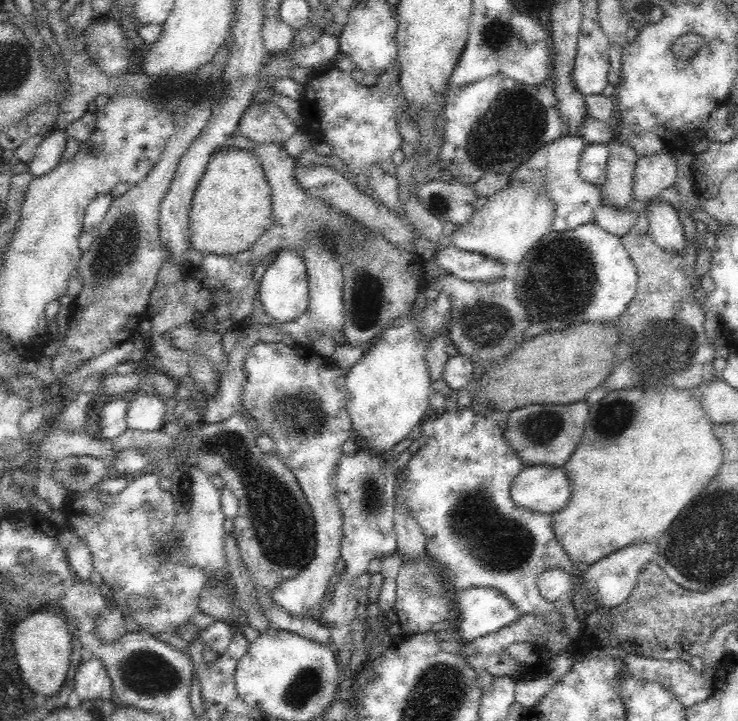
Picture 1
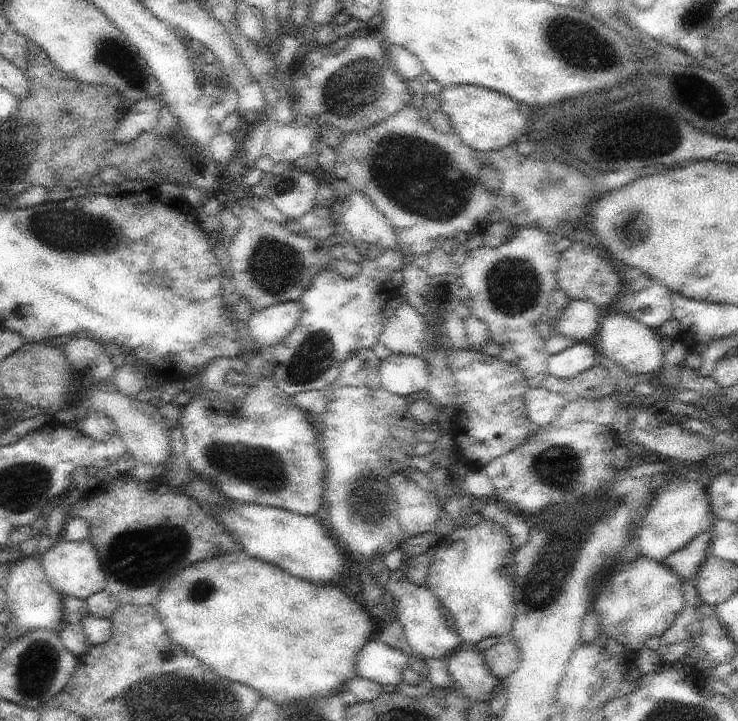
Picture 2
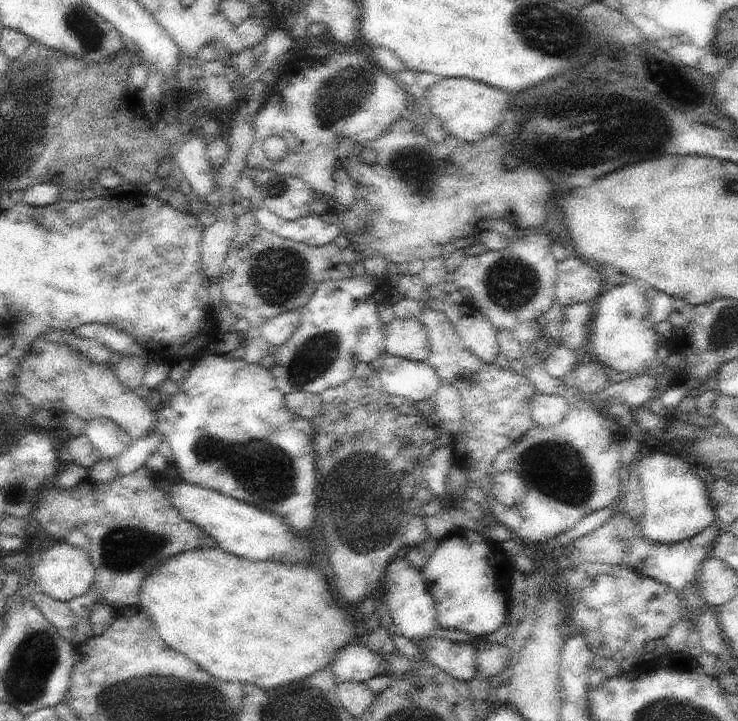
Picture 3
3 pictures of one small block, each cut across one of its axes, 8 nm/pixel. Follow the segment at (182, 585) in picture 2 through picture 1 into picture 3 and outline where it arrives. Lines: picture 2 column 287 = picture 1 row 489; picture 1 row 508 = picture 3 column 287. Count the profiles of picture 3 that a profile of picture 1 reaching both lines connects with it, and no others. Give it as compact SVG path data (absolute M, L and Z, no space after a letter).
M218 546L209 549L185 550L183 553L171 556L166 562L160 563L154 570L151 570L151 573L144 578L144 582L140 587L137 602L140 610L146 610L149 617L154 621L162 640L170 648L185 654L190 660L193 660L201 669L211 674L212 678L221 681L250 682L250 684L256 684L264 690L278 688L282 684L302 680L321 668L330 667L332 660L336 658L336 653L341 651L348 643L355 641L354 634L352 634L354 624L350 620L350 614L348 614L346 608L340 607L340 600L335 596L335 591L328 578L322 575L313 563L310 564L308 561L295 563L273 560L253 561L230 554Z

